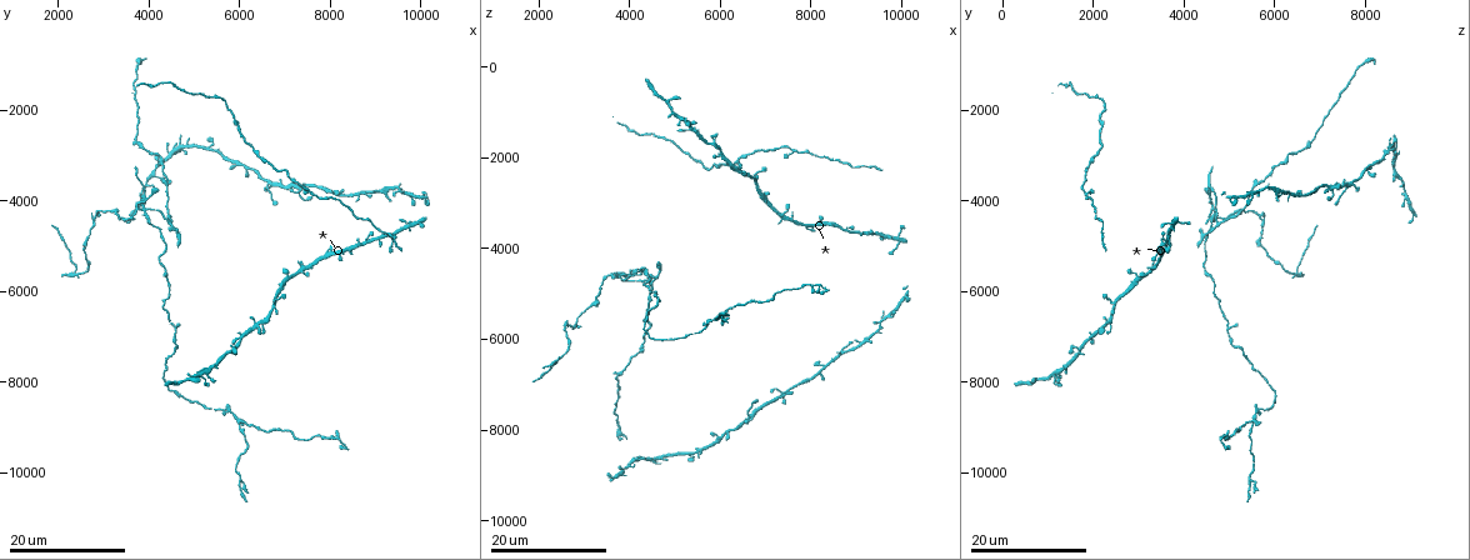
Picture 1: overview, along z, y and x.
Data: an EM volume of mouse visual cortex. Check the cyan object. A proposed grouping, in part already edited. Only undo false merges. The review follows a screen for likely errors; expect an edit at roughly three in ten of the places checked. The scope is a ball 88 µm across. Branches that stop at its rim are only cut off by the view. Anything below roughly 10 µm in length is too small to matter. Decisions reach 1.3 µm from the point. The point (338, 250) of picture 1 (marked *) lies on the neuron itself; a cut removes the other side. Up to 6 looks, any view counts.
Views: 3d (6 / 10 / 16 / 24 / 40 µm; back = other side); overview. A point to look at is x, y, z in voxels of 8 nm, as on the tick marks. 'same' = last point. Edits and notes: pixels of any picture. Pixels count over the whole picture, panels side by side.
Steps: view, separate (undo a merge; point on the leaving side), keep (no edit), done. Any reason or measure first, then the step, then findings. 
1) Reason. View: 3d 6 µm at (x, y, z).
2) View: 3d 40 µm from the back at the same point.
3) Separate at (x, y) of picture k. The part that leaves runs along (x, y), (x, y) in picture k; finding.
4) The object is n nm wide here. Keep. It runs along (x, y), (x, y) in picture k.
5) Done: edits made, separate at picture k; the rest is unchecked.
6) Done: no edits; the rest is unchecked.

Three-way junction. View: 3d 24 µm at (8800, 4900, 3600).

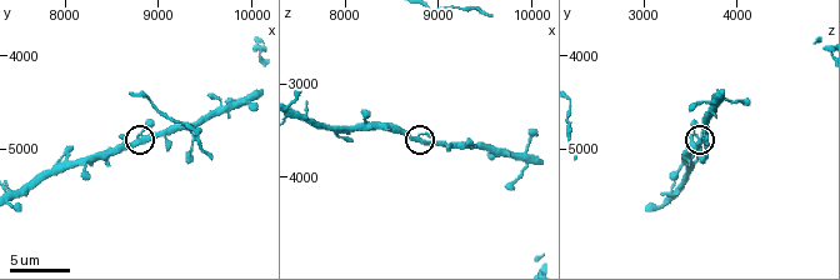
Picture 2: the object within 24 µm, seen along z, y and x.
View: 3d 6 µm at (8800, 4850, 3600).

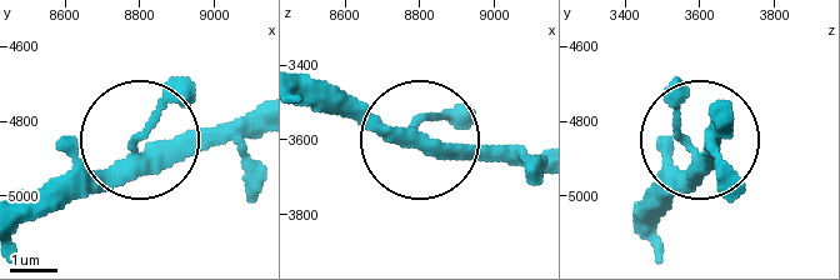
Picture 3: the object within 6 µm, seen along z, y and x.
The object is 280 nm wide here. Keep. It runs along (24, 223), (95, 188), (135, 148), (191, 151), (250, 128) in picture 3; continuous, no second neuron.

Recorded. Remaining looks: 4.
Four or more arms meet. View: 3d 24 µm at (6050, 8850, 5500).

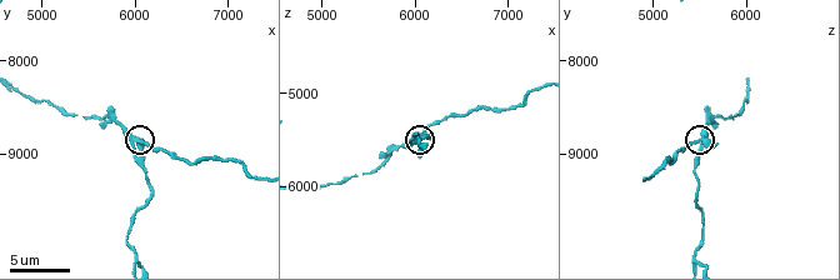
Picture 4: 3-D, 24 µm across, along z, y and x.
Closer look. View: 3d 6 µm at (6000, 8850, 5450).

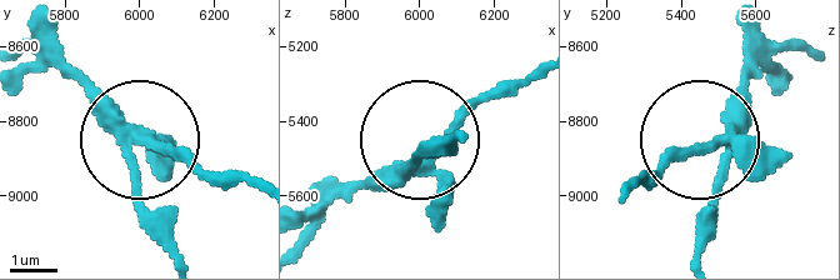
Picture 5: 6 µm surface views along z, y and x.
4 arms meet here. Separate at (444, 226) of picture 5. The part that leaves runs along (729, 131), (718, 223), (698, 259) in picture 5; a second neuron is stuck on.

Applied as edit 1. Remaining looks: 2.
Thick turns thin. View: 3d 16 µm at (5900, 2150, 2150).

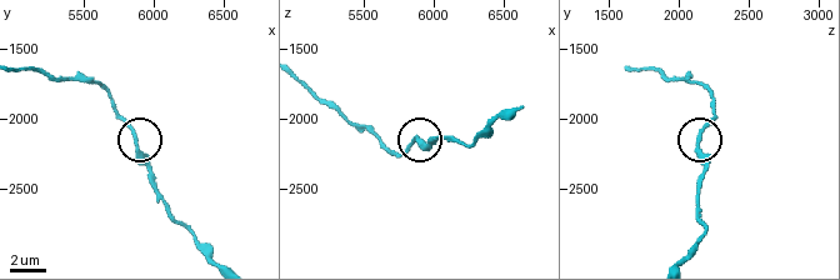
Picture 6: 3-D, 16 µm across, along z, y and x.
Zoom in. View: 3d 6 µm at (5860, 2140, 2140).

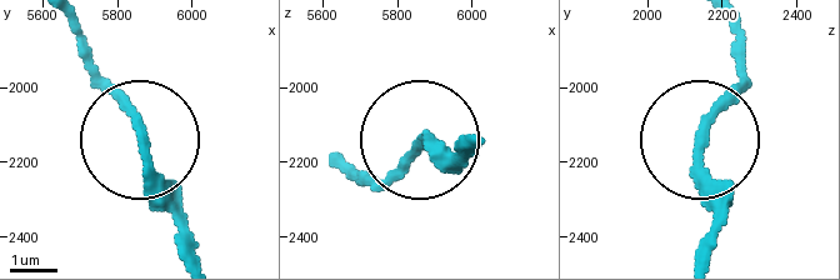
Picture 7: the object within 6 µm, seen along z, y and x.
The object is 200 nm wide here. Keep. It runs along (198, 255), (145, 135), (86, 56) in picture 7; all the same neuron.

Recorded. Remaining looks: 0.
Done: edits made, separate at picture 5; the rest is unchecked.

